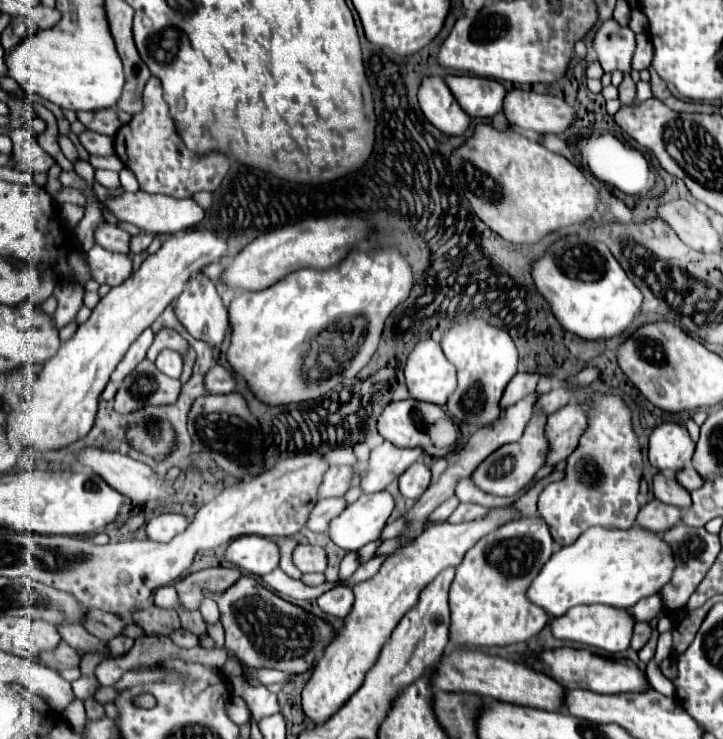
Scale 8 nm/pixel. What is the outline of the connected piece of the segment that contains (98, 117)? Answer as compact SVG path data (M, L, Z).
M103 109L99 113L85 113L85 111L79 111L77 113L77 119L89 129L89 131L95 131L95 133L101 133L101 135L109 135L113 137L117 133L117 129L121 127L119 125L119 119L117 119L117 113L113 109Z

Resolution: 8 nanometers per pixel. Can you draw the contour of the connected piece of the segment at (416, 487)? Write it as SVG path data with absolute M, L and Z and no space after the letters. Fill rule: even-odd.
M413 463L399 477L399 491L409 499L419 499L431 481L431 469L425 463Z

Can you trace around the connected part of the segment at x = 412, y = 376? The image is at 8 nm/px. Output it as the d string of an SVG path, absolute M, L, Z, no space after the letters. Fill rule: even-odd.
M425 339L419 341L407 357L405 381L413 399L443 407L457 389L457 371L445 359L439 343Z

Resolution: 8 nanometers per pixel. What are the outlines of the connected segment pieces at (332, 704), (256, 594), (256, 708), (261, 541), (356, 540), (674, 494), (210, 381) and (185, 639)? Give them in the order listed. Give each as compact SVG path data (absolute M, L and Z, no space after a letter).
M511 507L491 509L491 513L483 519L469 523L439 523L425 529L419 535L419 541L407 549L407 553L395 553L391 561L385 561L379 573L359 585L353 587L355 603L351 613L345 617L341 631L325 649L323 657L317 661L311 679L307 681L301 697L303 711L313 723L327 721L363 683L365 673L373 667L381 647L391 637L393 629L401 621L401 617L415 605L421 589L431 583L443 569L455 567L463 561L463 555L487 533L497 529L499 525L517 519L519 515Z
M243 575L235 585L223 593L213 593L221 611L225 629L225 649L231 649L249 669L273 669L275 665L291 665L291 673L305 673L335 637L331 625L317 619L303 609L277 597L253 577Z
M243 676L229 677L228 683L235 695L243 697L249 703L253 723L259 723L263 717L271 717L281 711L277 695L267 691L267 687L252 687L243 679Z
M239 537L229 543L225 559L231 565L241 567L243 573L263 577L279 565L279 549L265 537Z
M387 491L373 495L363 493L353 505L347 505L335 521L329 523L327 533L331 541L345 551L357 551L379 539L393 507L393 497Z
M657 473L653 479L653 493L659 501L667 505L675 505L679 509L689 509L691 507L691 497L689 491L679 487L679 483L673 477L665 477L663 473Z
M215 365L207 377L205 377L205 385L211 393L233 393L237 389L237 383L235 383L235 377L231 371L227 371L225 367L221 365Z
M179 629L179 631L171 633L171 639L173 639L173 643L175 643L175 645L179 645L179 647L183 647L183 649L195 647L195 645L199 643L199 639L195 639L195 635L193 635L193 633L183 631L183 629Z

